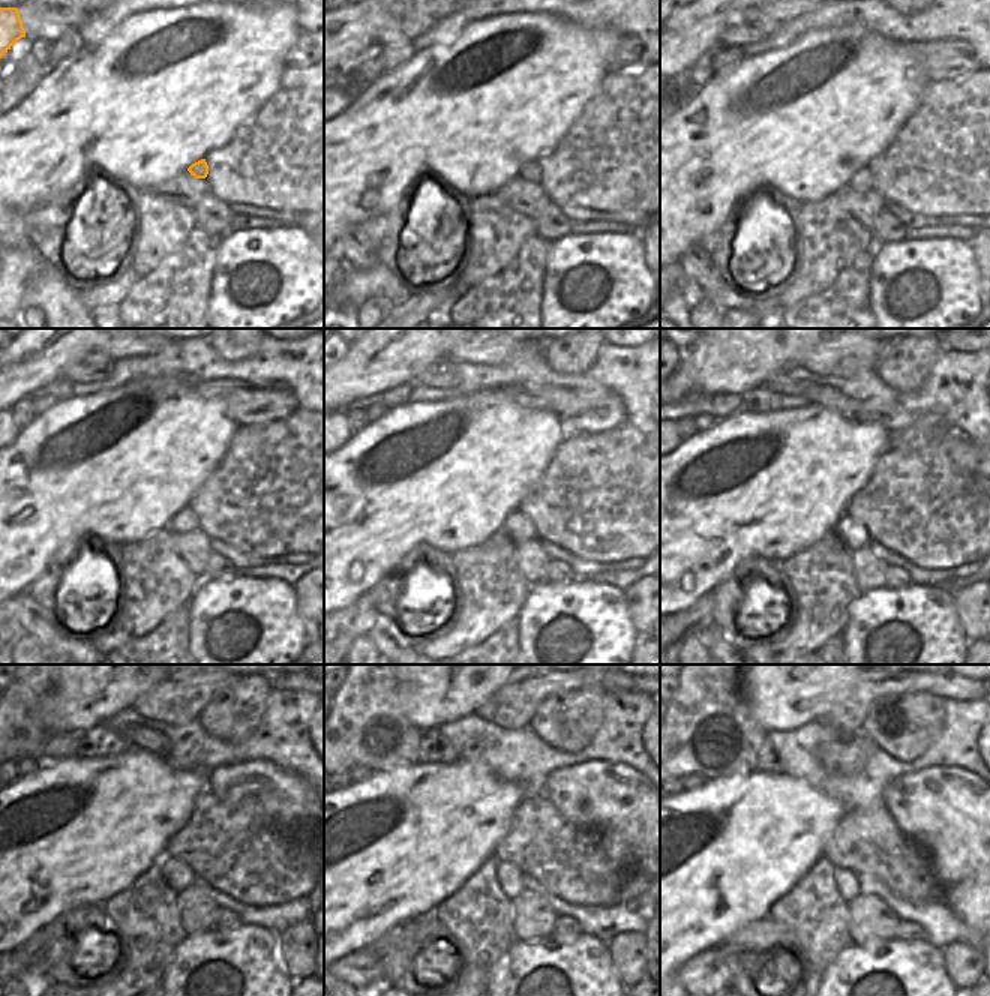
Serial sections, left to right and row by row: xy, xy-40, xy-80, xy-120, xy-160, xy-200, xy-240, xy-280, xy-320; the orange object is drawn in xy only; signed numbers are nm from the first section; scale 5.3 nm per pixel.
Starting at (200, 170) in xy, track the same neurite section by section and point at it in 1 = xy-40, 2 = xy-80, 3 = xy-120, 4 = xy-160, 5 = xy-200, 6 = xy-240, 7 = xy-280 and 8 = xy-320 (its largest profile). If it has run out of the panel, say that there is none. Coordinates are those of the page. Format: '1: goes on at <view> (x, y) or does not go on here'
1: goes on at xy-40 (531, 173)
2: goes on at xy-80 (861, 182)
3: goes on at xy-120 (183, 522)
4: goes on at xy-160 (518, 527)
5: goes on at xy-200 (852, 533)
6: goes on at xy-240 (179, 876)
7: goes on at xy-280 (510, 878)
8: goes on at xy-320 (846, 882)

